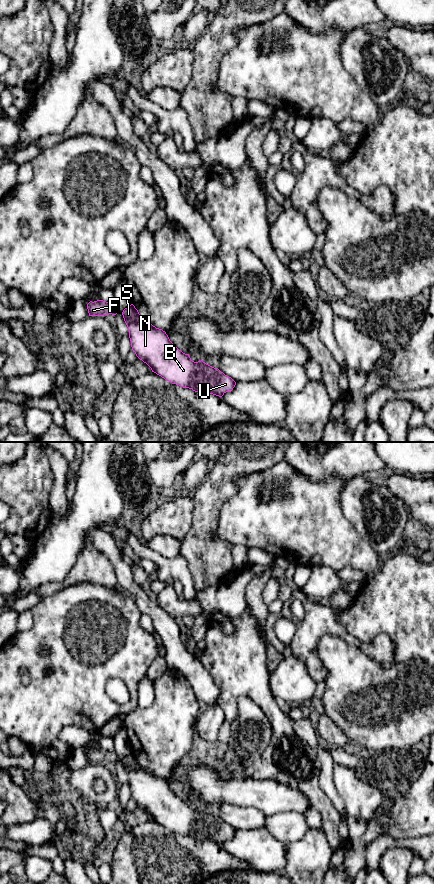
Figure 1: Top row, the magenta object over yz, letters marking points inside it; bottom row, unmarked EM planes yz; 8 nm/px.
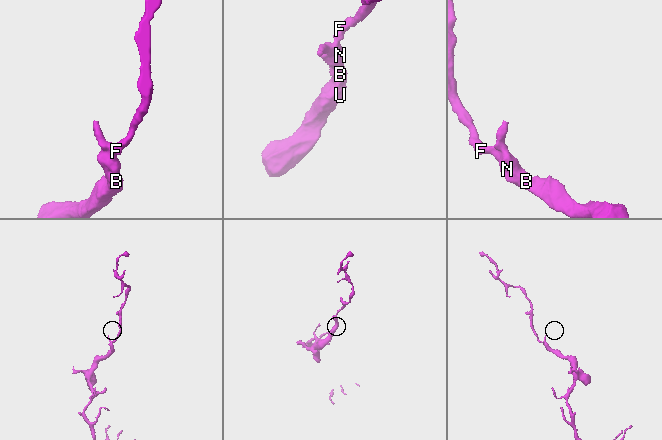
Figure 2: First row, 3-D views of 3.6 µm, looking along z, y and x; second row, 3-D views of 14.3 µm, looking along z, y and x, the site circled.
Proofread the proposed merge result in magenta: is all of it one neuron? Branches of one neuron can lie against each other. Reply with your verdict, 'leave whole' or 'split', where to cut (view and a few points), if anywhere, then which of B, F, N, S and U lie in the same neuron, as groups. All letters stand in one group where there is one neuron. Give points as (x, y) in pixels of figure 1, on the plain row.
leave whole | no cut | B F N S U

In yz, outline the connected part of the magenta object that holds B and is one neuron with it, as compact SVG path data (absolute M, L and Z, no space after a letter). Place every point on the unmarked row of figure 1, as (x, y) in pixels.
M133 752L122 760L129 778L132 798L152 820L172 832L222 845L236 830L203 808L194 810L179 798L162 777L144 768Z

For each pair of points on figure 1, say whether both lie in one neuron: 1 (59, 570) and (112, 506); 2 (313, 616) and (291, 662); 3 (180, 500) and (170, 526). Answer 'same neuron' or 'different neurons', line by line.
1: same neuron
2: different neurons
3: same neuron

